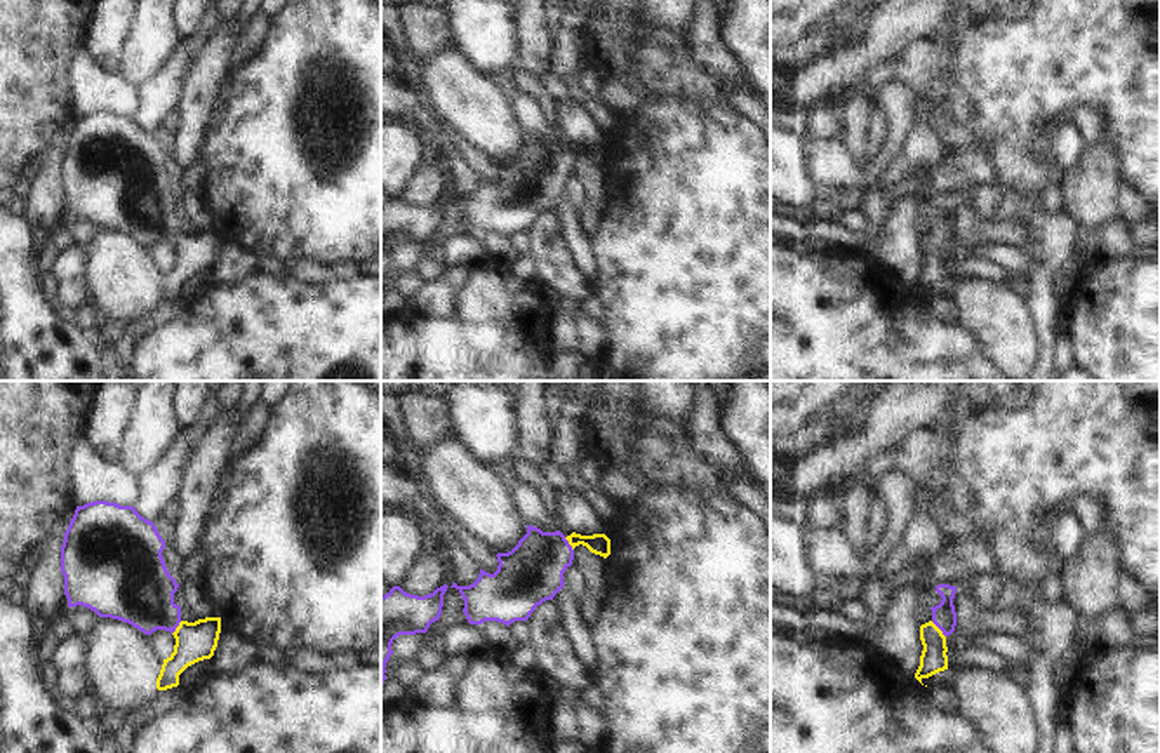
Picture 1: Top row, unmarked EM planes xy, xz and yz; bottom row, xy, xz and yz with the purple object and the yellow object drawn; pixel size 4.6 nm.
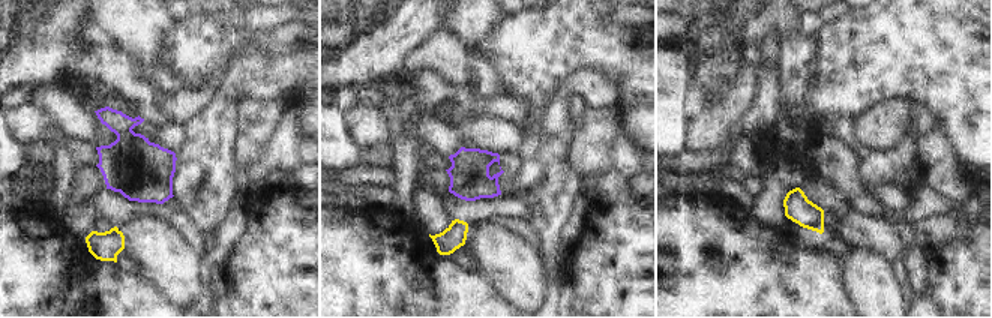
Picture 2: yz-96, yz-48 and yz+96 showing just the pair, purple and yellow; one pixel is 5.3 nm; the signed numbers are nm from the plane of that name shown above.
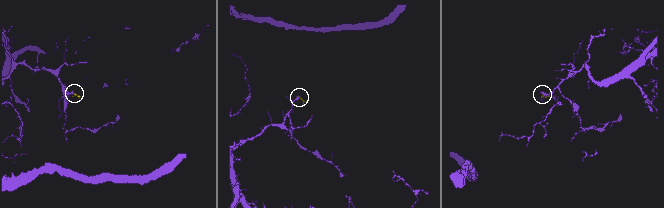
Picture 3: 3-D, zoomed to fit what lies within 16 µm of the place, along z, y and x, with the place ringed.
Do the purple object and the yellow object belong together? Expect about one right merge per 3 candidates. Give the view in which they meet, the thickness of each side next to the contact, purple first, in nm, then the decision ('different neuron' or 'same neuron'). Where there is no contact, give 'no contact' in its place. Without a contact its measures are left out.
meets purple in yz; 110 nm thick on the purple side, 120 nm on the other; same neuron

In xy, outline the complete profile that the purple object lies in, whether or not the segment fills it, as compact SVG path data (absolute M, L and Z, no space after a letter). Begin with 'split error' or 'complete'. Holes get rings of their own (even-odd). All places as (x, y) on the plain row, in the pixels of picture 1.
split error | M108 111L77 117L61 157L68 217L87 217L144 245L157 240L174 245L174 263L157 289L158 301L177 297L188 277L210 270L221 243L221 228L181 230L174 214L179 195L165 177L163 158L153 132L134 117Z

